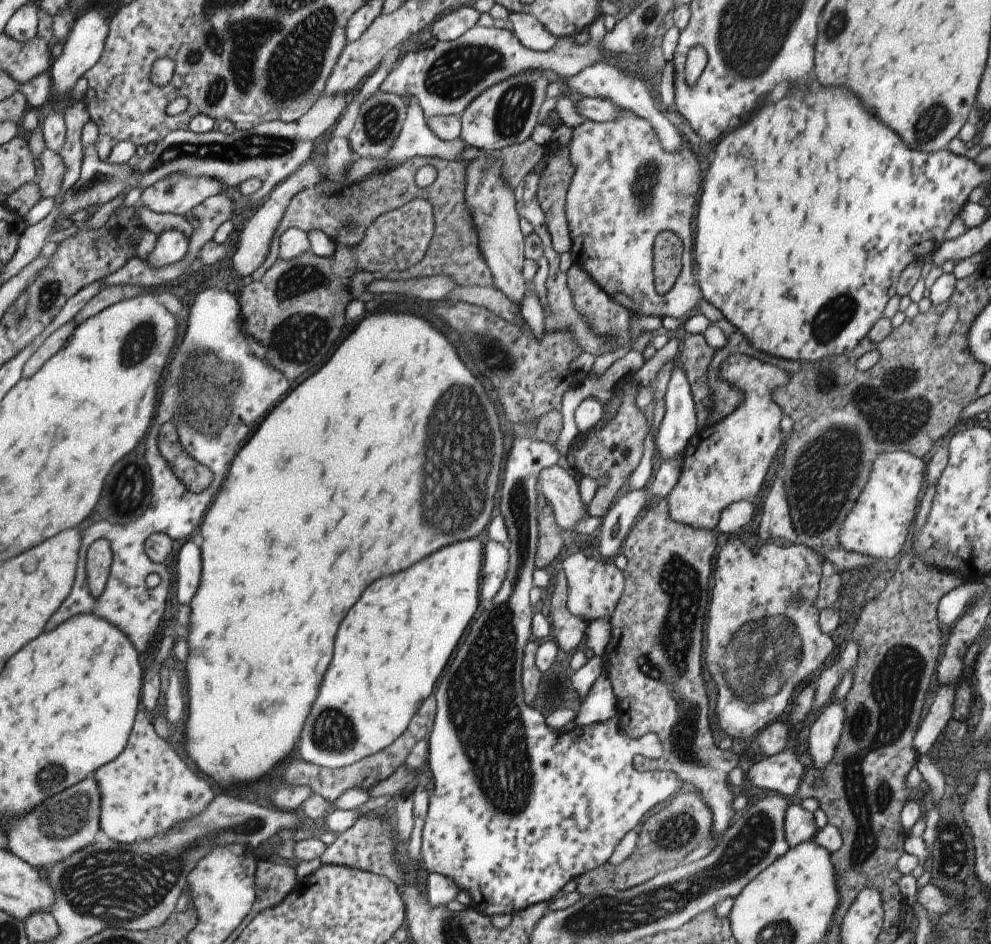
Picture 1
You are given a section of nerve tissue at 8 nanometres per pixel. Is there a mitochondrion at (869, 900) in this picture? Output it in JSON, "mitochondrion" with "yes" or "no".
{"mitochondrion":"no"}

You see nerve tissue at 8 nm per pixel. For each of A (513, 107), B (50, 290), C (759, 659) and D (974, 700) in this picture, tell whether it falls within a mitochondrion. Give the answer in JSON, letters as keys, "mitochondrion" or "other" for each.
{"A":"mitochondrion","B":"mitochondrion","C":"mitochondrion","D":"other"}

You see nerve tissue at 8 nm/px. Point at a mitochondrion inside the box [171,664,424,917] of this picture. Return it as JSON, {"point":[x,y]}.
{"point":[333,732]}

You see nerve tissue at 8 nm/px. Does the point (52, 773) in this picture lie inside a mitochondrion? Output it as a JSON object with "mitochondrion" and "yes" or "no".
{"mitochondrion":"yes"}

